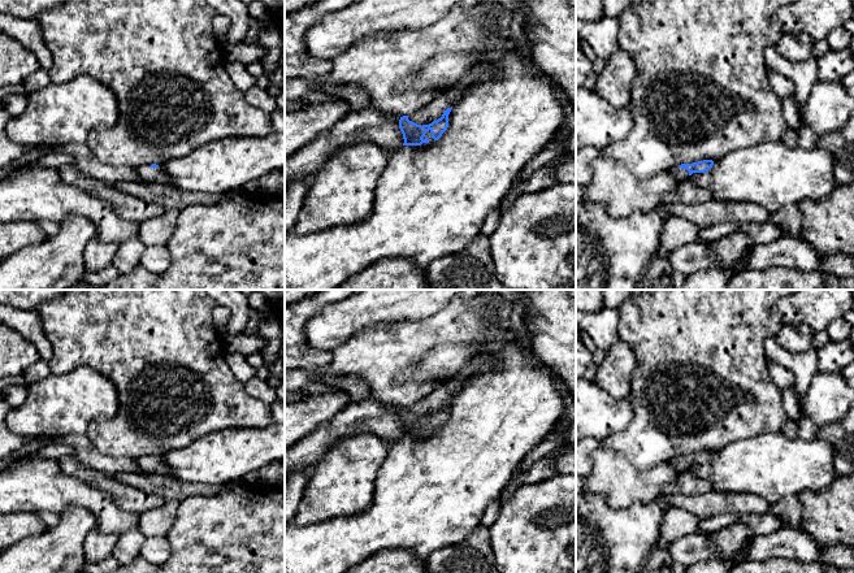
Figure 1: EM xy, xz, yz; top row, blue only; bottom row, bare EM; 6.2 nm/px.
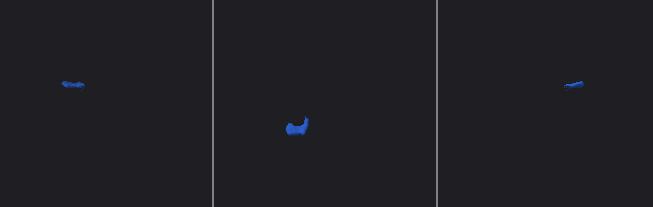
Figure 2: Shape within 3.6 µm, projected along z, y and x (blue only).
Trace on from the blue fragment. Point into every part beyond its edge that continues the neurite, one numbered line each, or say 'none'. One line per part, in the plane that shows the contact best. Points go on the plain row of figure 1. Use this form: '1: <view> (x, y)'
1: xz (481, 364)

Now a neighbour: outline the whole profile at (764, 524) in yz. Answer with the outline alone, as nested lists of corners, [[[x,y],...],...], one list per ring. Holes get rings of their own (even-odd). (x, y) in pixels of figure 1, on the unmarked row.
[[[767,512],[764,515],[745,513],[732,515],[720,513],[708,518],[699,520],[698,533],[710,535],[720,529],[728,528],[736,522],[749,526],[755,534],[768,535],[784,526],[779,517]]]

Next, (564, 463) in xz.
[[[564,444],[554,459],[554,468],[558,474],[576,474],[576,444]]]

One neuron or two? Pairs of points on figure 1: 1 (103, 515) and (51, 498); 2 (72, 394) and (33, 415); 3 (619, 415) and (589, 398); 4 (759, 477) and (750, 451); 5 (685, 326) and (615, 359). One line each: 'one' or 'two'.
1: one
2: one
3: one
4: one
5: two

